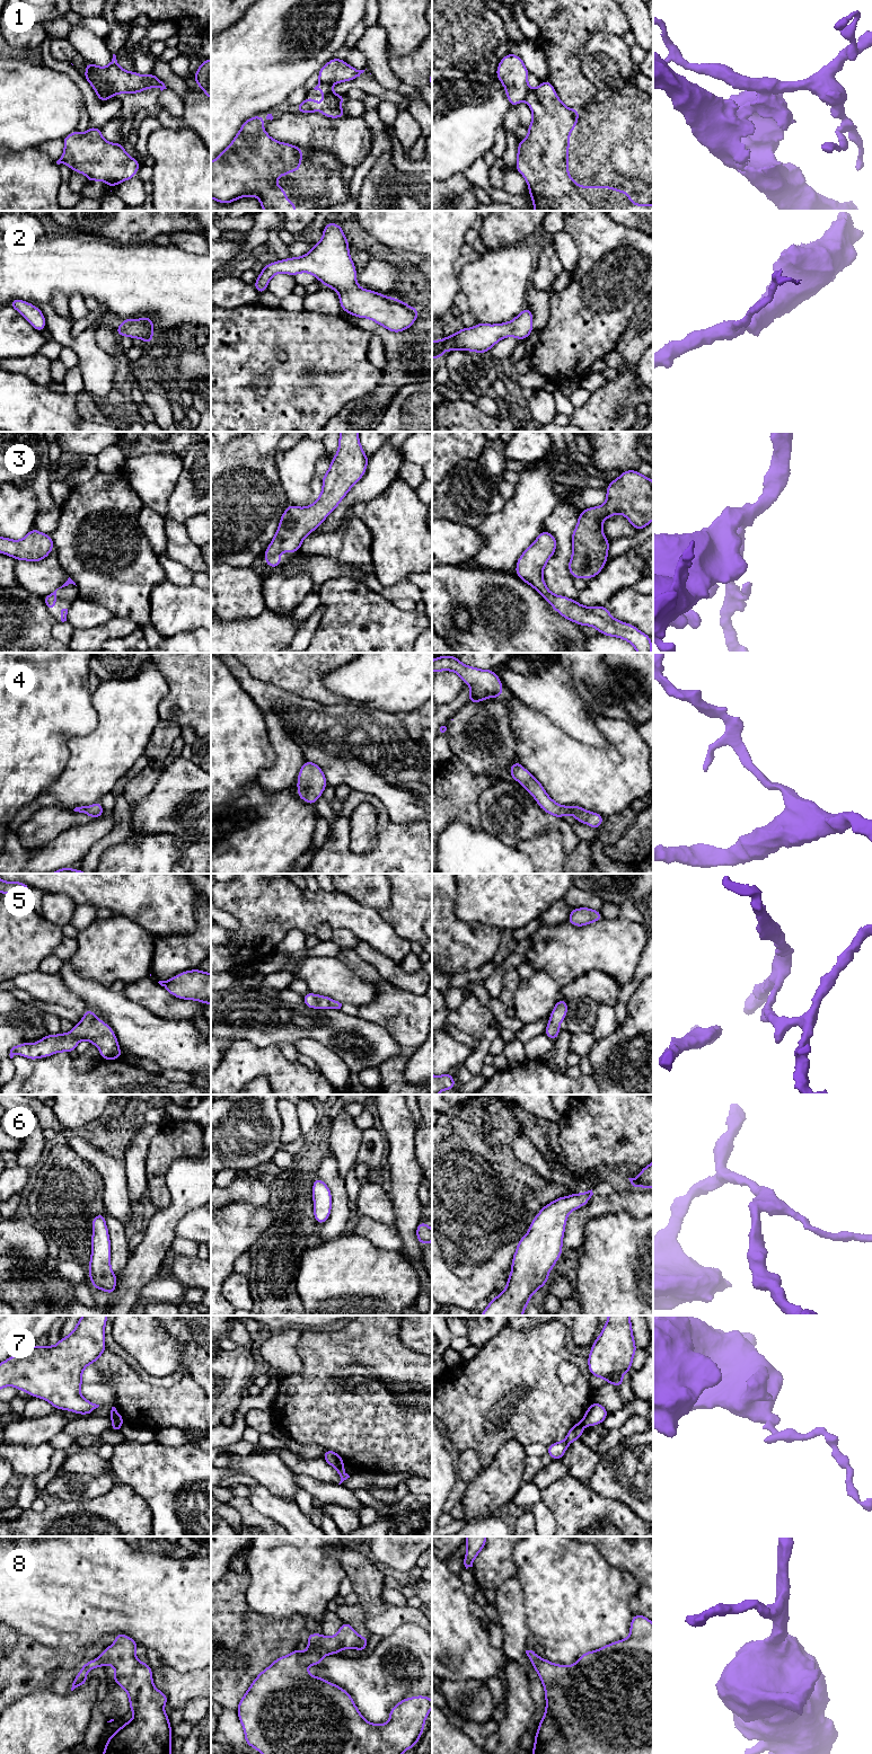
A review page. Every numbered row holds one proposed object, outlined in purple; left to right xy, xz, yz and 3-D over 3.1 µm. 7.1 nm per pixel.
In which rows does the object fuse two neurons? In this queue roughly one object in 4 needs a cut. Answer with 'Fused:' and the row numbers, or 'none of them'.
Fused: 1, 7

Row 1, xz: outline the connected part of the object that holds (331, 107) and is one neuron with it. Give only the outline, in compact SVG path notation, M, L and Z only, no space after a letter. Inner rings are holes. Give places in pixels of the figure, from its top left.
M319 82L314 89L323 91L322 116L332 118L346 117L346 114L341 108L341 104L346 96L335 95L332 85L328 83Z

